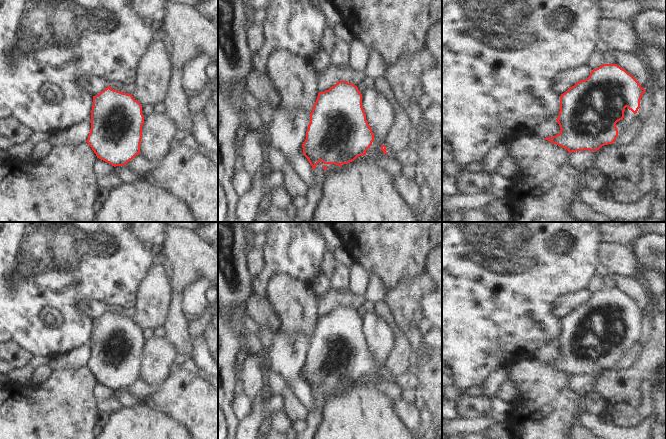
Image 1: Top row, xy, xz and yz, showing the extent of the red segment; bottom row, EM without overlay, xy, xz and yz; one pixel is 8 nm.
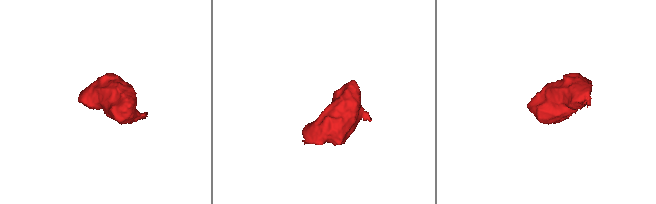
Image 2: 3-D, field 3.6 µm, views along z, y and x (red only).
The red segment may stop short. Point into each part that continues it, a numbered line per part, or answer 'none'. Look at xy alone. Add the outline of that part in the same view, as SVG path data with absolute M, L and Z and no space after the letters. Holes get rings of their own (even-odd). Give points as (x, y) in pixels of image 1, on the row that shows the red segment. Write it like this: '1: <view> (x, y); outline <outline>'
none

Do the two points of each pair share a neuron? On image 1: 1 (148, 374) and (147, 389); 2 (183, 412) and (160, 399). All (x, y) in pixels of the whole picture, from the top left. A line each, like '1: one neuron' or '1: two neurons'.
1: two neurons
2: one neuron

